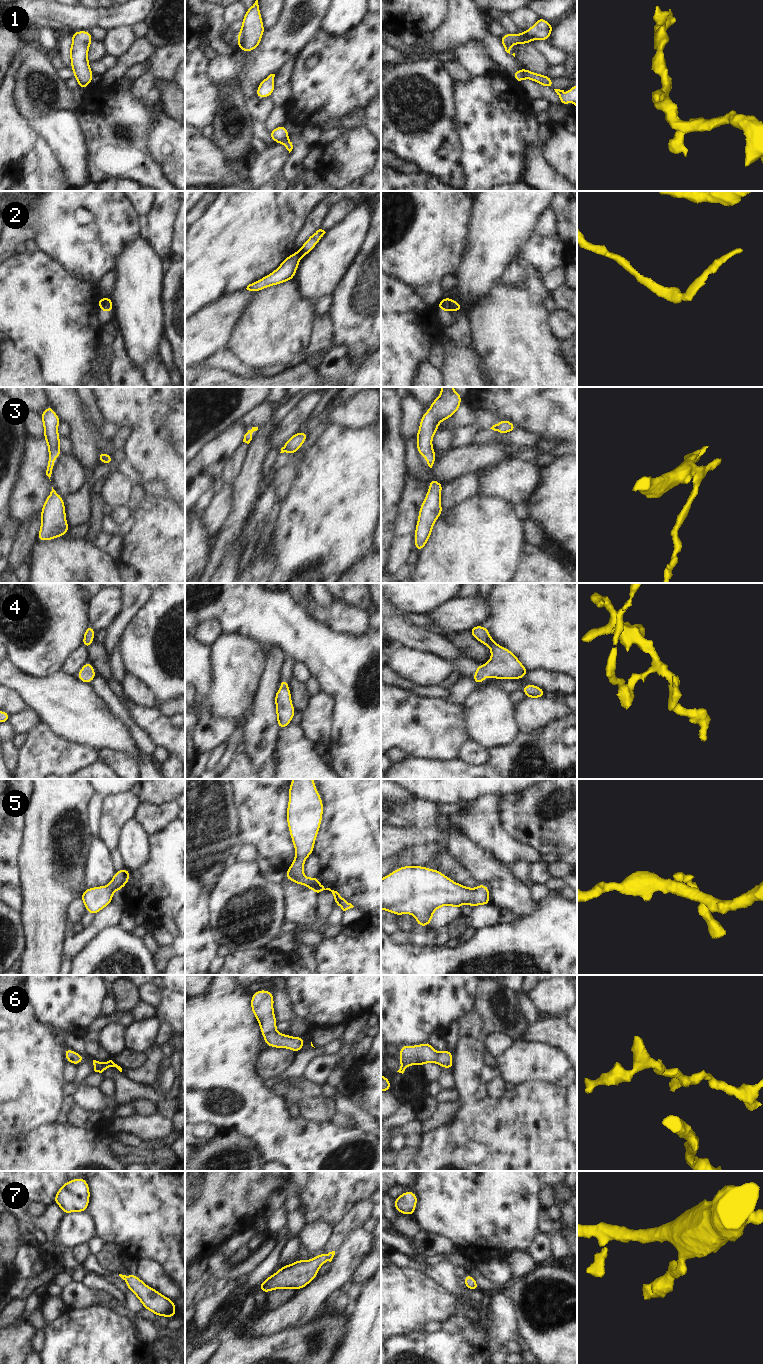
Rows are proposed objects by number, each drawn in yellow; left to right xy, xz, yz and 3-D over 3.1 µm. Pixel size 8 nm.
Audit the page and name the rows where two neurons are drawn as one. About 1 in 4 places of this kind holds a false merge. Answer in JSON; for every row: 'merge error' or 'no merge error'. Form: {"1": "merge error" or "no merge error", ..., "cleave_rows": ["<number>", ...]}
{"1": "no merge error", "2": "merge error", "3": "no merge error", "4": "no merge error", "5": "no merge error", "6": "no merge error", "7": "no merge error", "cleave_rows": ["2"]}

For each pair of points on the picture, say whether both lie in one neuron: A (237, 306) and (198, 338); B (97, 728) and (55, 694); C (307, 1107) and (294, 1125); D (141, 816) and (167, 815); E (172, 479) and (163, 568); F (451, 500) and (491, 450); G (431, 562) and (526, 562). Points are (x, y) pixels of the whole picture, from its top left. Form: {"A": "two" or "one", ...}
{"A": "one", "B": "one", "C": "two", "D": "one", "E": "two", "F": "two", "G": "two"}

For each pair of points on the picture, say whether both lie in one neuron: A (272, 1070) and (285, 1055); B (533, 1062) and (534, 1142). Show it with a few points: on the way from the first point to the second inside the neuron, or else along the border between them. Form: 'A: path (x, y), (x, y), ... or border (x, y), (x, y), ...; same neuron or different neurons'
A: path (274, 1066), (281, 1059); same neuron
B: border (555, 1083), (522, 1082), (512, 1086); different neurons

